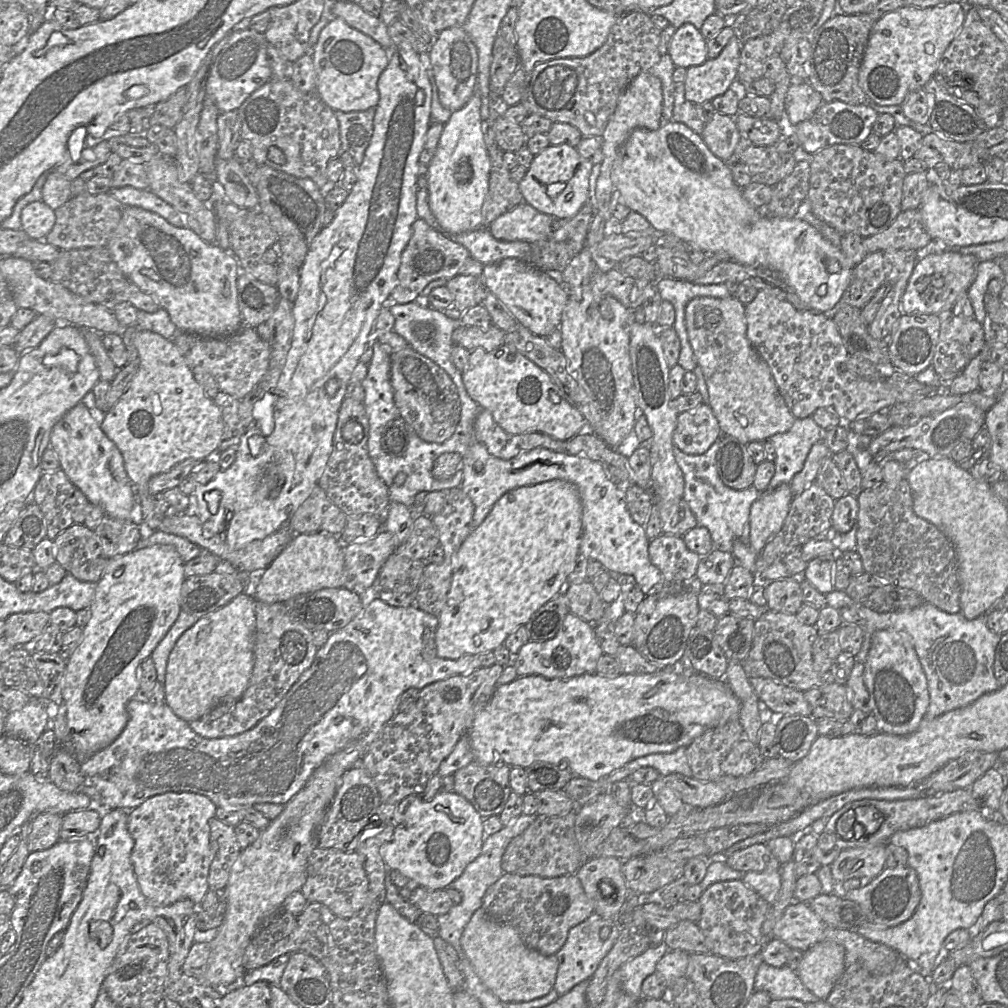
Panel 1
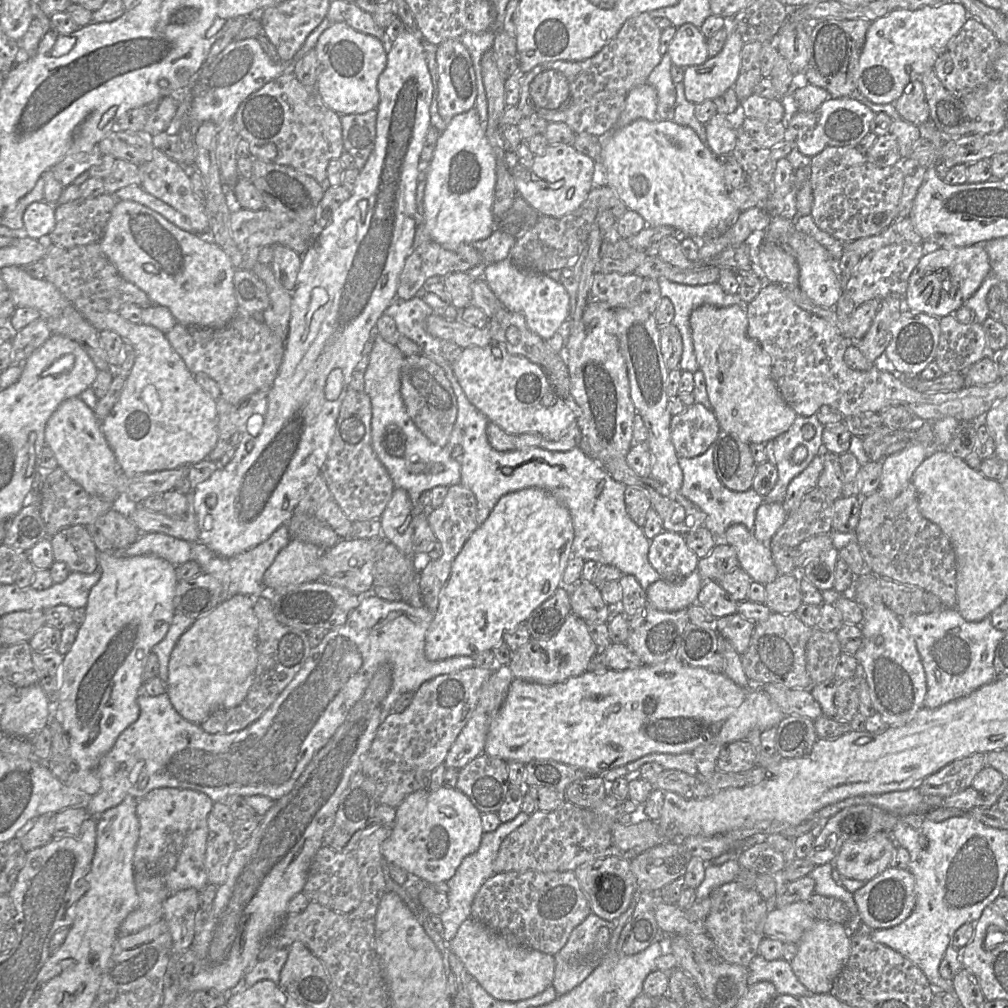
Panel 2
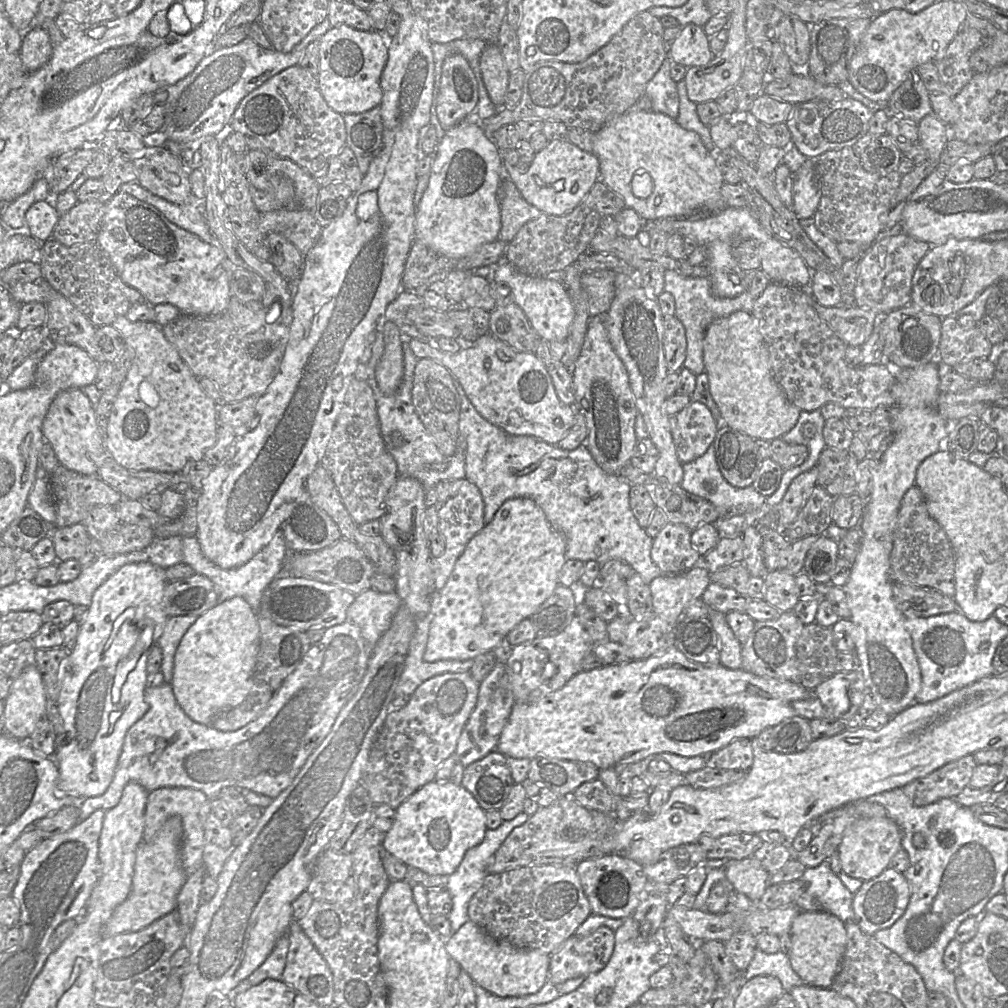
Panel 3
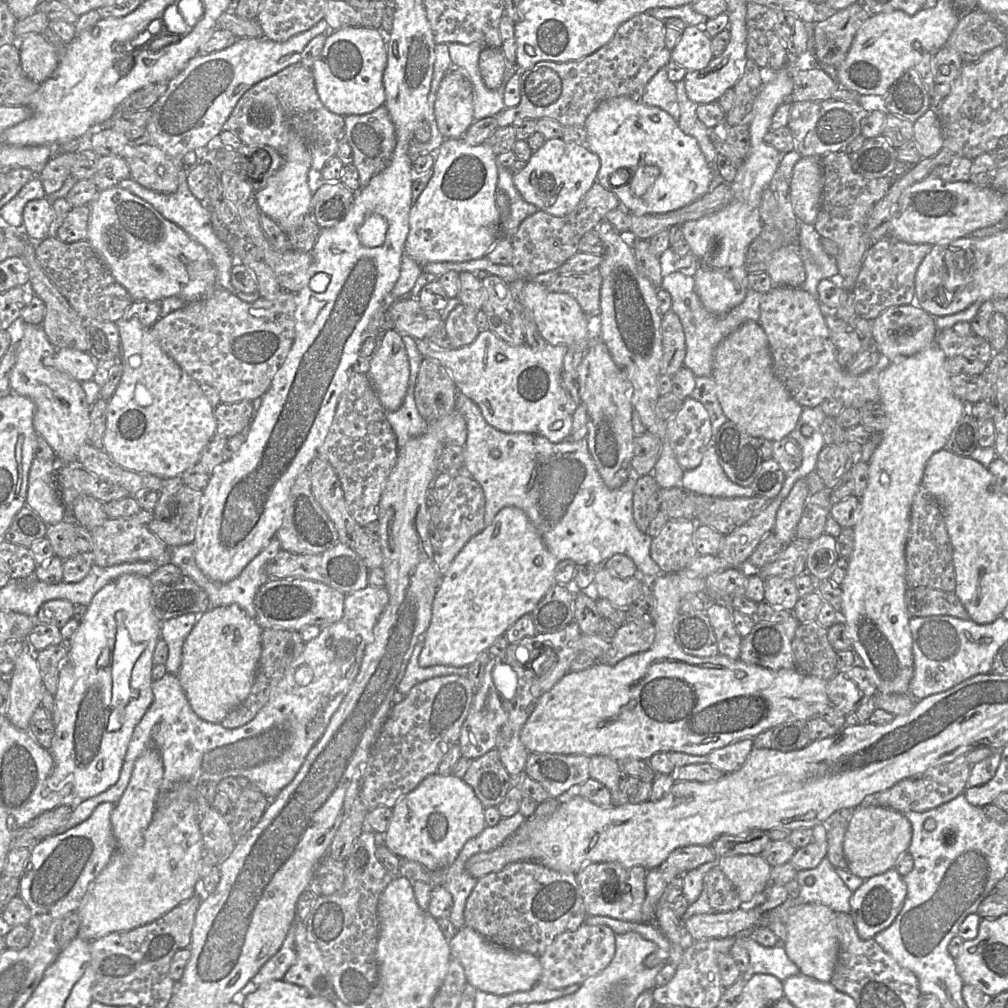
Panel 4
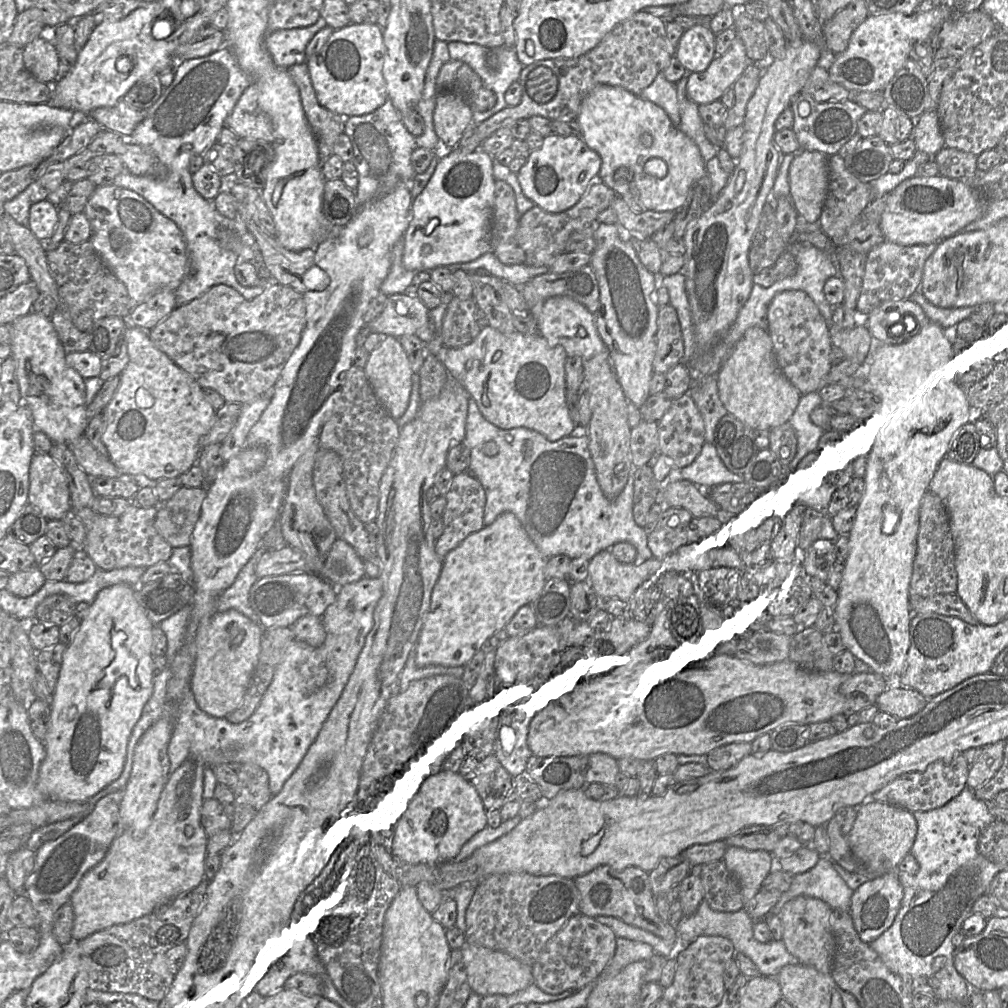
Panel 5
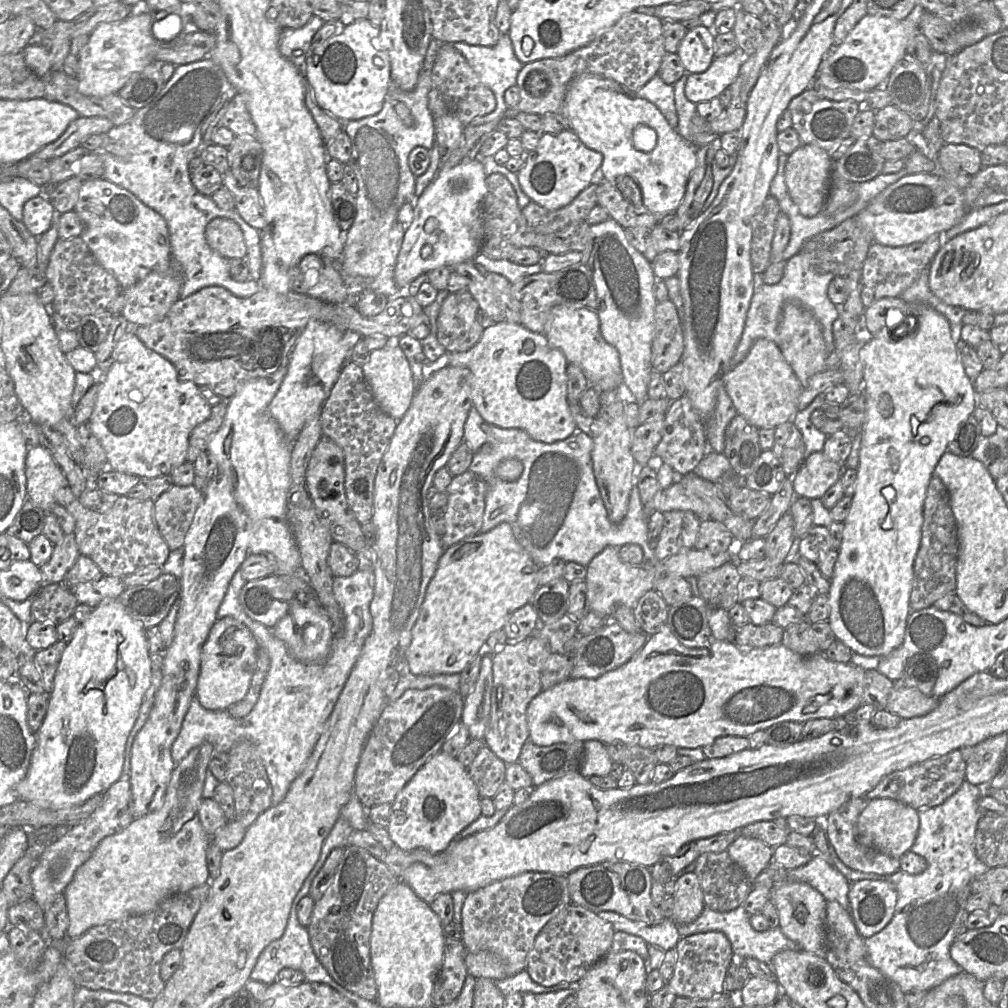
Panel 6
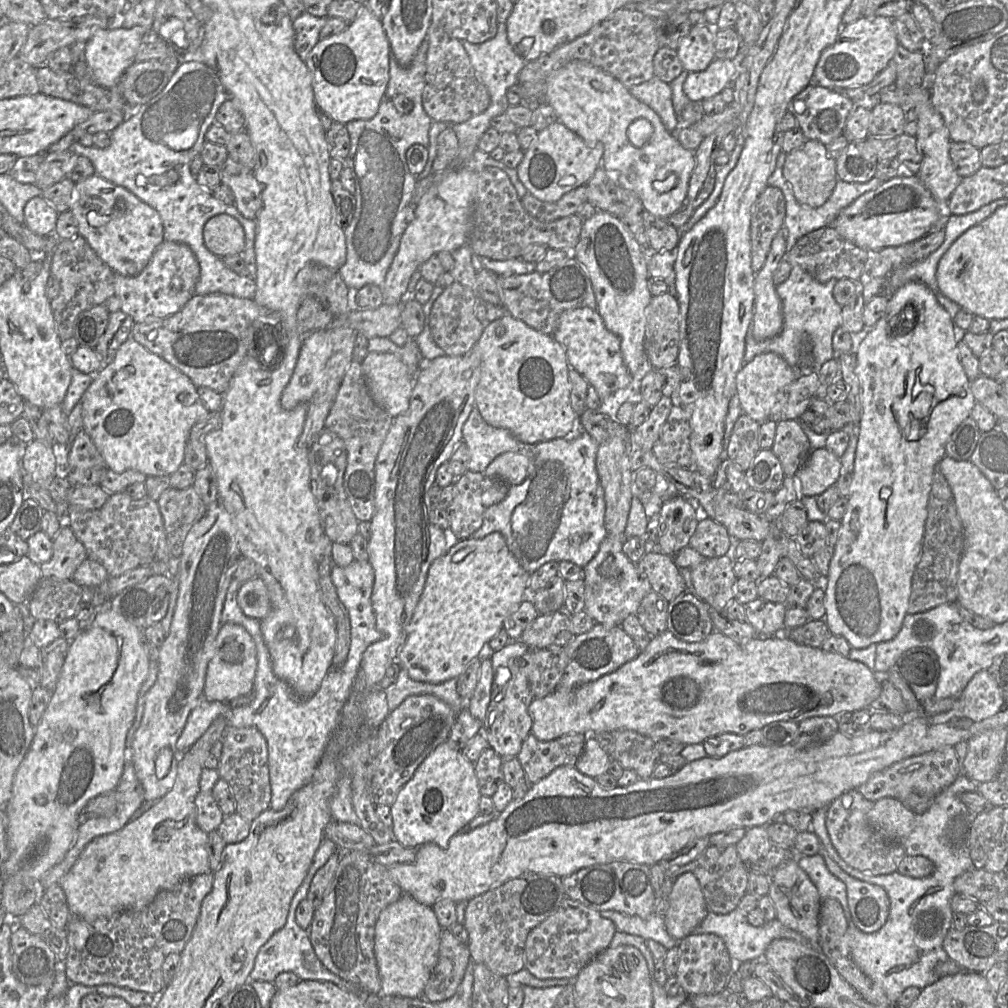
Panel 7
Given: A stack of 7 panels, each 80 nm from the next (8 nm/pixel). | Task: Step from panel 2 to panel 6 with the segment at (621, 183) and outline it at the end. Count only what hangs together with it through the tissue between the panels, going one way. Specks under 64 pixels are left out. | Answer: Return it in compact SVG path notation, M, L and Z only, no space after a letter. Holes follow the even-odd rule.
M582 74L570 84L561 112L568 128L590 149L602 154L600 173L612 186L620 175L632 177L638 184L643 205L660 217L675 213L686 192L688 179L697 164L697 148L672 128L661 111L650 101L639 98L617 81L594 74ZM638 125L647 125L657 133L656 146L650 152L635 149L632 134Z

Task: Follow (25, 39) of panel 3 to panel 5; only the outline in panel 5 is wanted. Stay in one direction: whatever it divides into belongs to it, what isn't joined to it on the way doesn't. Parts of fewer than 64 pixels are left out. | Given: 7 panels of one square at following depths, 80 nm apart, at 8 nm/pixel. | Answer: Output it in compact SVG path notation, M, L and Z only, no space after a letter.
M41 36L32 37L23 46L22 57L26 70L39 82L52 84L58 79L58 53Z

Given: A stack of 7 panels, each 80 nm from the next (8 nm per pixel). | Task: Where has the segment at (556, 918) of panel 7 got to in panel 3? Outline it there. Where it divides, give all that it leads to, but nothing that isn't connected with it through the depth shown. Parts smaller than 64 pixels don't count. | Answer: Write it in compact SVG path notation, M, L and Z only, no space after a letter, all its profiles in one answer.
M606 926L587 936L573 934L550 955L548 982L557 985L602 970L611 958L614 944L614 931Z

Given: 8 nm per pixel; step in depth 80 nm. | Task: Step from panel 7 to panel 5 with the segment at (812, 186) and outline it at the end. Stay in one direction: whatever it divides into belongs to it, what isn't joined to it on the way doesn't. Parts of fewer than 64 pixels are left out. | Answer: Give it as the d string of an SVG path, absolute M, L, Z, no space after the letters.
M800 149L789 168L790 197L799 215L809 223L819 221L828 188L828 157Z

